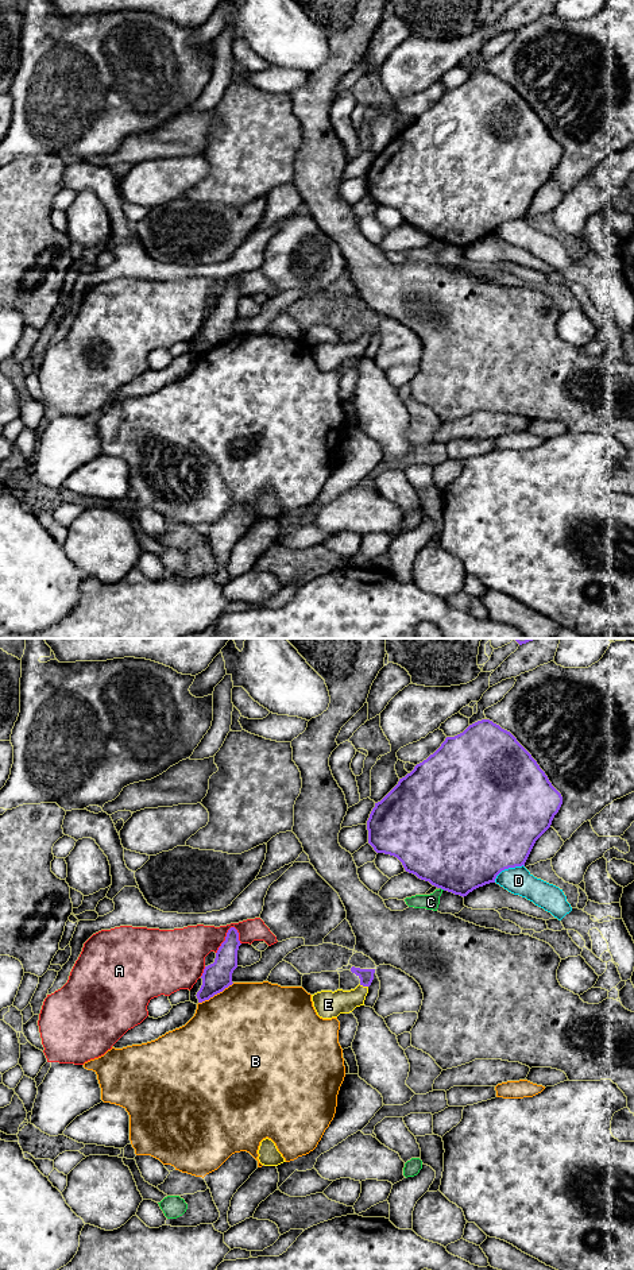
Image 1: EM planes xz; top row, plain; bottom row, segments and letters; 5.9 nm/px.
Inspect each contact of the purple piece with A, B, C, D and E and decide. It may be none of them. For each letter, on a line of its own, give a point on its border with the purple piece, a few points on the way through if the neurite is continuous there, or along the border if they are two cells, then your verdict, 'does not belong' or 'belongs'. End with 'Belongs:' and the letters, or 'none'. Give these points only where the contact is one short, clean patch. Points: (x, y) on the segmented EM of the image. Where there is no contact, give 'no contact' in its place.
A: meets purple in xz at (225, 940); does not belong
B: meets purple in xz at (216, 994); does not belong
C: meets purple in xz at (443, 888); does not belong
D: meets purple in xz at (507, 868); border along xz (524, 865), (505, 868), (494, 881); does not belong
E: meets purple in xz at (363, 985); runs through xz (366, 976), (363, 985), (348, 1000), (328, 1004); belongs
Belongs: E

